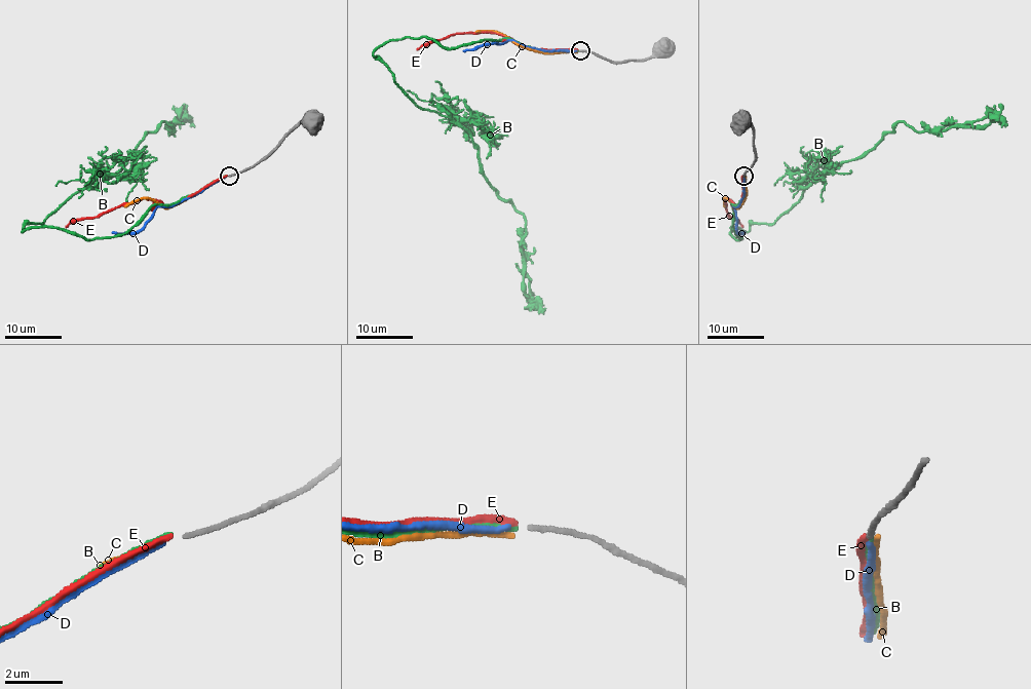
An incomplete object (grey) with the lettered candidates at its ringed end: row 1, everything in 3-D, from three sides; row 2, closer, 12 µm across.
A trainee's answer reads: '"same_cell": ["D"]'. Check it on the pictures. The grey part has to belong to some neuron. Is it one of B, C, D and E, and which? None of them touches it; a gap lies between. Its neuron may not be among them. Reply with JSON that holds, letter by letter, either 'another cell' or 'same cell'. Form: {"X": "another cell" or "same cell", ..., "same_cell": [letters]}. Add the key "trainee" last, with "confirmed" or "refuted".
{"B": "another cell", "C": "another cell", "D": "same cell", "E": "another cell", "same_cell": ["D"], "trainee": "confirmed"}

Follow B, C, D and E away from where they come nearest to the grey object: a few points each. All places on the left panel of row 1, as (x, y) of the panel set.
B: (226, 176), (153, 204), (121, 234), (22, 232), (110, 179), (163, 121), (172, 131), (179, 117), (194, 127)
C: (226, 176), (168, 207), (152, 199), (138, 199), (124, 206)
D: (225, 176), (170, 206), (159, 206), (139, 230), (112, 232)
E: (226, 176), (167, 206), (150, 199), (123, 203), (93, 218), (76, 219), (66, 227)

